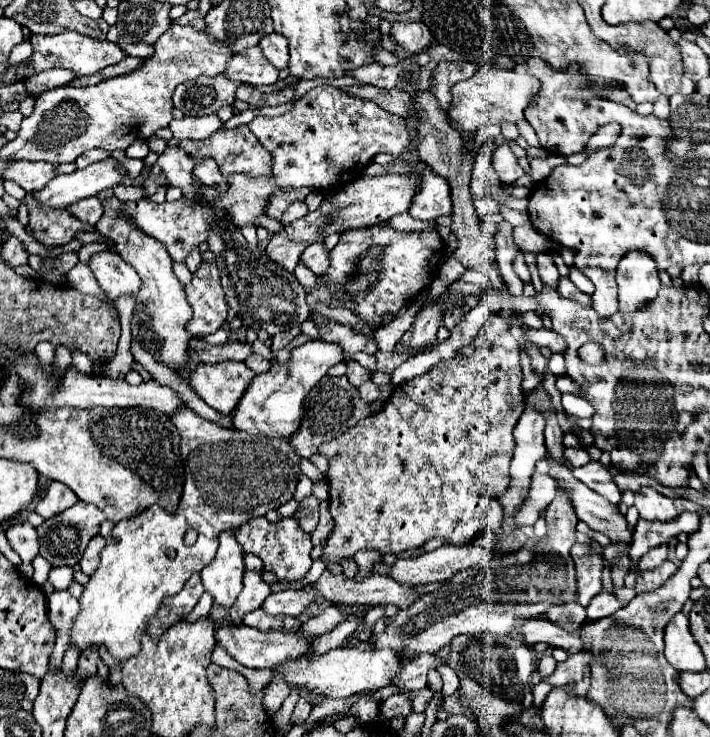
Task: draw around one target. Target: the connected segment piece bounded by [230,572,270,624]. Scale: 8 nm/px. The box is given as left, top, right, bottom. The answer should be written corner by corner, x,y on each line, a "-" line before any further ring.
246,572
244,574
244,590
240,598
234,602
230,610
230,618
234,624
242,624
244,614
262,606
266,596
270,594
270,586
260,578
260,572

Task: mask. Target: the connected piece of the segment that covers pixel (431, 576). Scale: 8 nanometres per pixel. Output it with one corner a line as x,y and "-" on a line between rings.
462,544
462,546
440,546
432,552
424,552
416,558
402,560
398,558
392,568
382,566
380,562
374,564
376,574
388,574
396,578
398,582
416,582
416,584
426,584
426,582
444,582
452,578
456,572
472,568
480,562
484,550
478,544

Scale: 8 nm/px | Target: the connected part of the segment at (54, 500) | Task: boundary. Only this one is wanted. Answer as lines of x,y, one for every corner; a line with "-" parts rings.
52,482
48,486
44,498
38,502
36,512
42,518
52,518
52,516
64,512
66,508
74,506
76,502
78,502
78,496
68,486
64,486
62,482

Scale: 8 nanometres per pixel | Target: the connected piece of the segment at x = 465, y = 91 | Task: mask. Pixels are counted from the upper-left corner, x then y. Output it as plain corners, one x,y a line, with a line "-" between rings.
496,64
480,66
472,78
452,86
452,106
448,110
448,120
460,132
476,132
484,124
500,124
502,120
518,122
518,120
524,118
524,110
530,104
530,96
534,92
538,92
538,90
540,90
540,82
534,76
530,76
530,74
516,74
512,70
502,70

